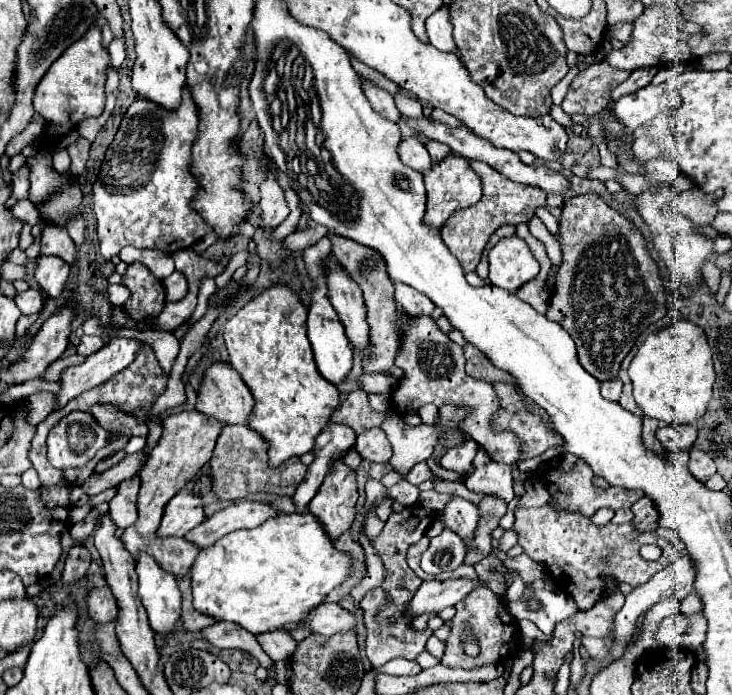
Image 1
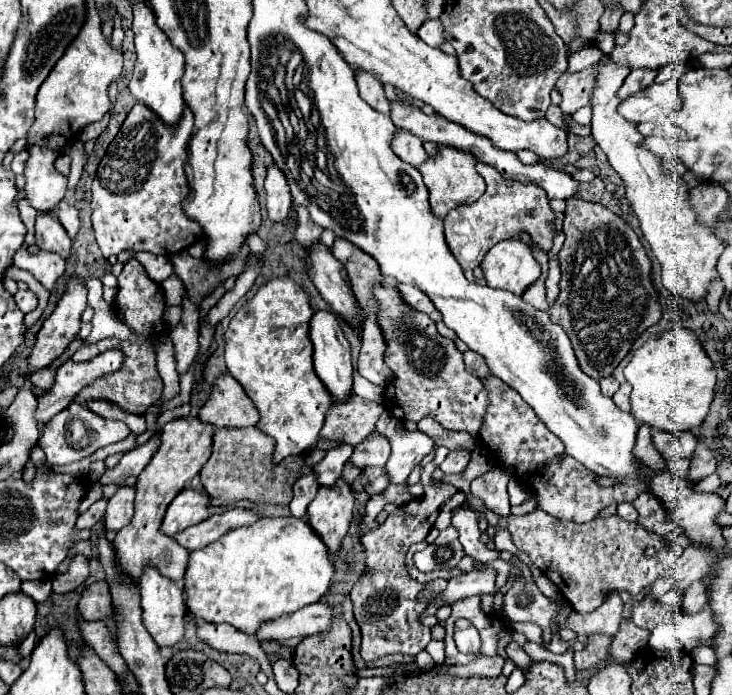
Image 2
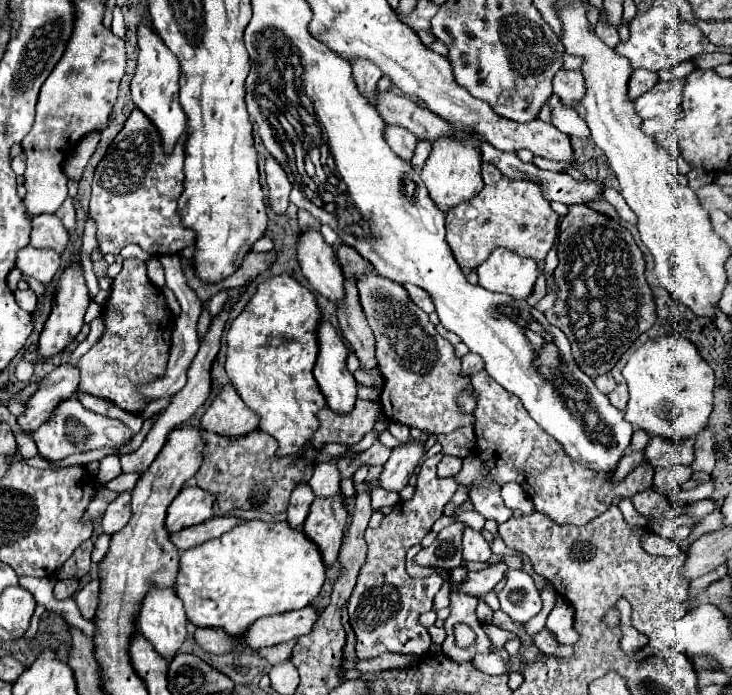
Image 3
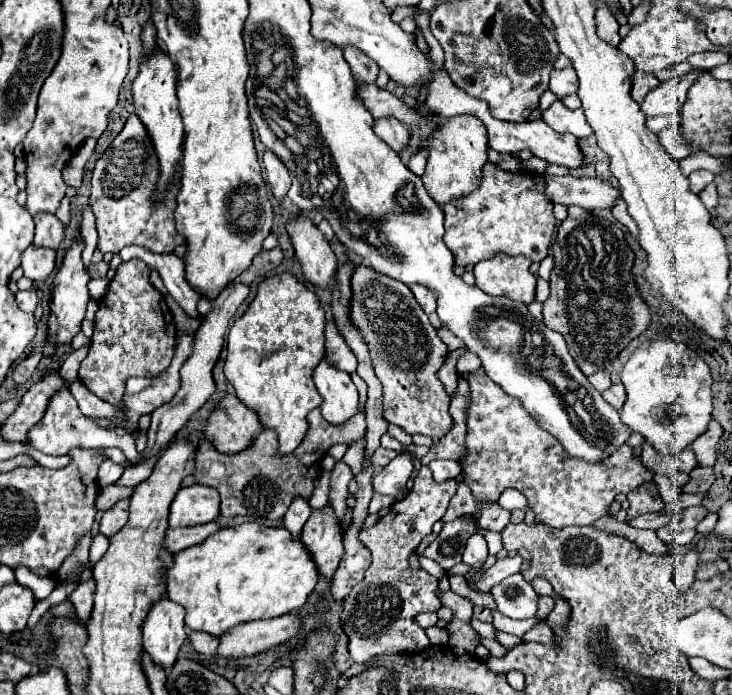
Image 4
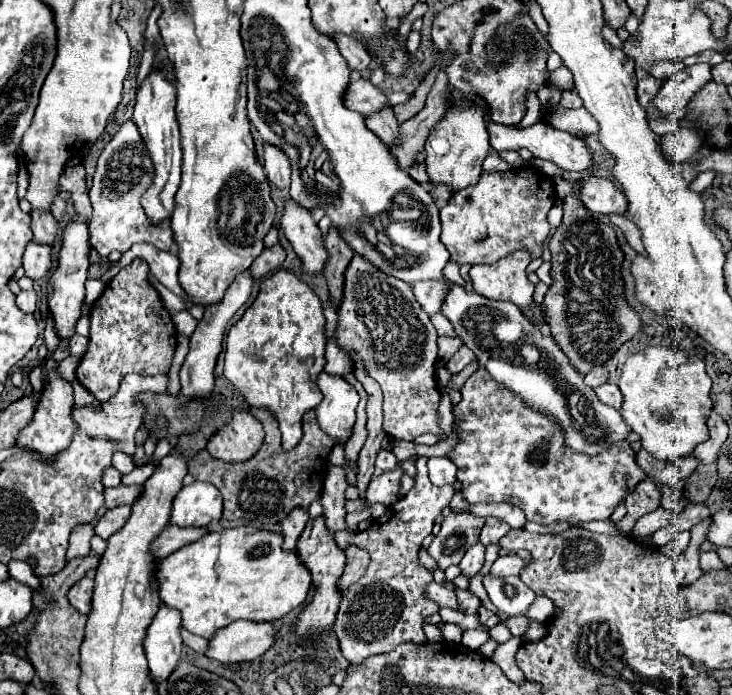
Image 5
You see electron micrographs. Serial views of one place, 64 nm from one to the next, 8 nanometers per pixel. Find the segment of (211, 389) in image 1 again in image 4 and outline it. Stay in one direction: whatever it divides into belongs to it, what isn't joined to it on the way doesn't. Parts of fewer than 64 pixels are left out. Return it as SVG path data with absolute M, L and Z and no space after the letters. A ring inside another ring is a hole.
M226 396L208 418L204 434L220 454L234 456L248 450L262 430L264 426L252 408L244 406L236 396Z

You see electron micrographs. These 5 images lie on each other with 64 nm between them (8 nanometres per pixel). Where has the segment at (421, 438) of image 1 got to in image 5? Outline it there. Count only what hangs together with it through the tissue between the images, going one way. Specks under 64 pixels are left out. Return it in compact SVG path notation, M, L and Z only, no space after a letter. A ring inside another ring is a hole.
M398 466L394 472L386 472L382 476L376 476L370 480L366 492L364 492L364 498L368 504L384 504L384 506L390 506L394 504L398 498L396 498L396 492L398 492L398 484L400 484L400 478L402 478L402 468Z

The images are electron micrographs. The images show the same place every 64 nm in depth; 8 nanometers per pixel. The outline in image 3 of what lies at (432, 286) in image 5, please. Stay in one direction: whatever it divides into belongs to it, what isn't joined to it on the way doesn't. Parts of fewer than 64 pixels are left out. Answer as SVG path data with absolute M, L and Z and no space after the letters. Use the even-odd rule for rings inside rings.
M404 284L404 288L408 290L408 294L410 294L410 298L412 298L412 302L416 304L416 306L420 306L424 312L434 312L434 302L432 302L432 298L428 296L428 292L424 292L420 286L414 286L414 284Z

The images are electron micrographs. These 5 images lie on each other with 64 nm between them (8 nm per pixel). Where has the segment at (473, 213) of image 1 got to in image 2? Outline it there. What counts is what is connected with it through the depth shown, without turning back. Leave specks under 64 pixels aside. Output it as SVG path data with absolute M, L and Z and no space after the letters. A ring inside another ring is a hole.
M478 162L476 168L486 182L486 192L474 204L458 206L450 210L448 216L444 218L446 242L452 254L456 256L456 260L460 262L460 266L464 270L474 270L494 244L502 240L520 240L524 232L530 236L536 248L548 252L556 236L556 230L554 230L556 216L548 206L548 198L544 196L544 190L532 182L522 184L522 182L506 180L504 176L500 176L496 168L484 162Z

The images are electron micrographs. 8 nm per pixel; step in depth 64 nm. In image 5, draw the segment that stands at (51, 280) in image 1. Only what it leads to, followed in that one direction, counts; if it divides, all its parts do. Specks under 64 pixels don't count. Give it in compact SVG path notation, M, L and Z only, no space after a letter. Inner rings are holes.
M28 242L24 250L24 270L32 280L40 280L50 270L50 246Z

